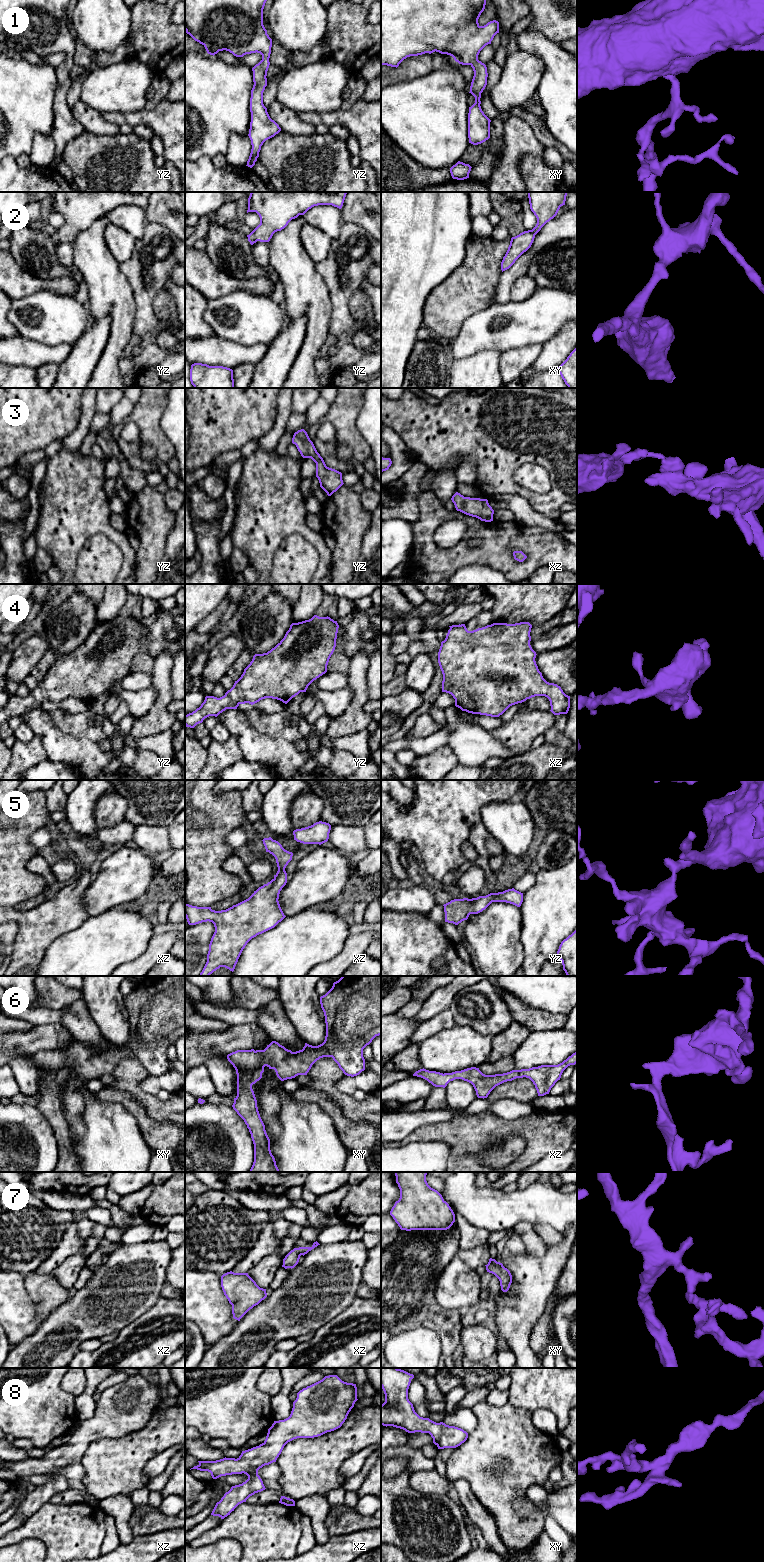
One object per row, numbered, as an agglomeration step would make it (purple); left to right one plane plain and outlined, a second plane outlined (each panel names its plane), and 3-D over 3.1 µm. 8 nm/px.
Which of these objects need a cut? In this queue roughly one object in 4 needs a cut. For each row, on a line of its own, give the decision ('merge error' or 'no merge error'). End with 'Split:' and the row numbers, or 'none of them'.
1: no merge error
2: no merge error
3: no merge error
4: no merge error
5: no merge error
6: no merge error
7: no merge error
8: no merge error
Split: none of them

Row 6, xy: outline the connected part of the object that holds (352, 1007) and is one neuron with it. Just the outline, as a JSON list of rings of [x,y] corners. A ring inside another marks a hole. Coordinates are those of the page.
[[[342,976],[333,983],[332,988],[325,995],[320,997],[320,1004],[326,1023],[326,1036],[322,1044],[312,1046],[305,1043],[302,1050],[292,1052],[278,1042],[272,1041],[264,1050],[237,1050],[227,1055],[228,1061],[233,1065],[237,1074],[237,1096],[234,1098],[232,1107],[247,1125],[254,1144],[254,1162],[249,1172],[280,1172],[271,1153],[270,1139],[260,1117],[257,1100],[252,1089],[252,1085],[262,1078],[264,1067],[267,1066],[269,1069],[274,1069],[277,1077],[284,1081],[295,1078],[298,1075],[307,1075],[317,1060],[323,1057],[332,1057],[345,1075],[354,1077],[365,1070],[363,1049],[376,1036],[381,1035],[381,976]]]

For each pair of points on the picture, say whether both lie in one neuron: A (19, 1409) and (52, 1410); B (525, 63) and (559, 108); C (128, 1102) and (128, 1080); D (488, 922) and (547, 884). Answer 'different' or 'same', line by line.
A: same
B: different
C: different
D: different

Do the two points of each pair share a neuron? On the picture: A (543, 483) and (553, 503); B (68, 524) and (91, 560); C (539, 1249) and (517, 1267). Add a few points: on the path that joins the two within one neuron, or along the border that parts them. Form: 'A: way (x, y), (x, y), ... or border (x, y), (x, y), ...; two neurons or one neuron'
A: border (548, 471), (549, 491), (534, 493), (525, 489); two neurons
B: border (103, 533), (92, 535), (85, 542), (75, 568); two neurons
C: border (546, 1245), (543, 1255), (526, 1251); two neurons

